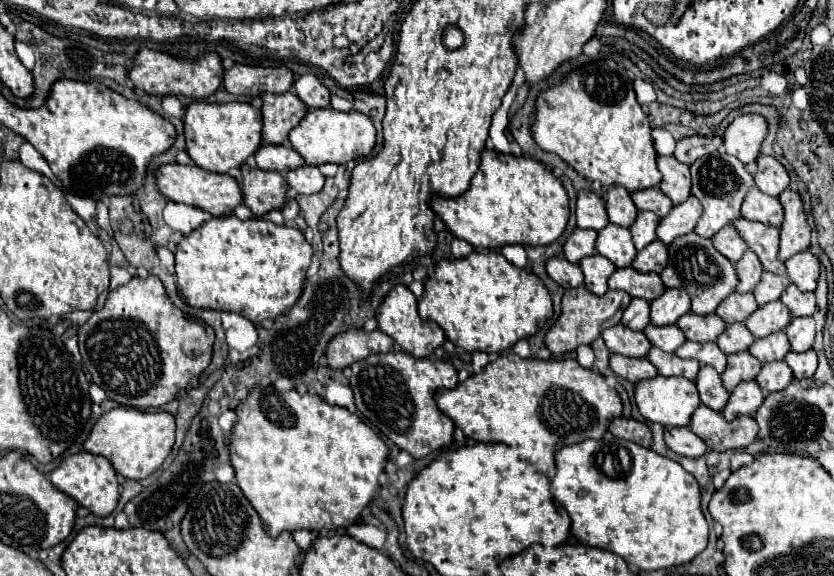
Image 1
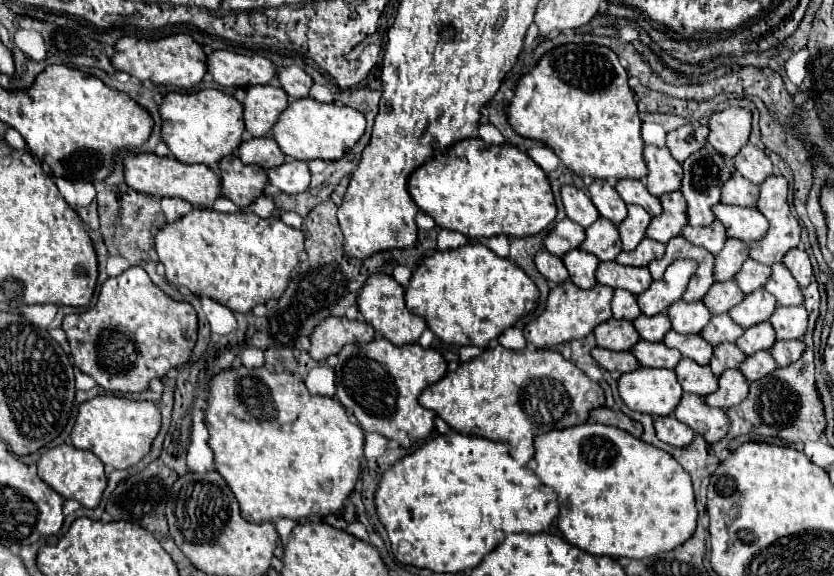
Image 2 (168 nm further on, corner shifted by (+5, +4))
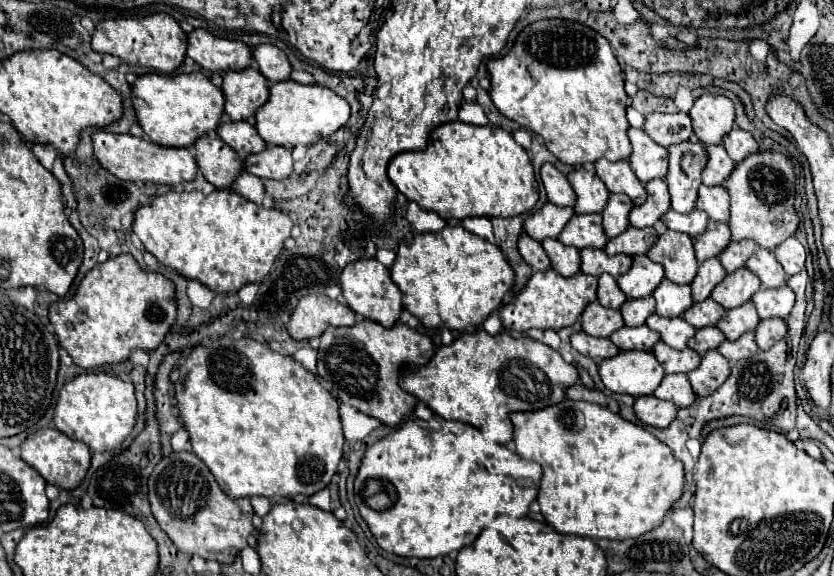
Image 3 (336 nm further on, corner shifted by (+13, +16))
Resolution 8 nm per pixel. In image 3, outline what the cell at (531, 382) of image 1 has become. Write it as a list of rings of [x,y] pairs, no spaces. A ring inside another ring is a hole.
[[[482,328],[458,336],[450,346],[442,346],[428,364],[404,368],[400,376],[400,386],[424,402],[434,414],[446,420],[466,422],[498,444],[512,440],[510,412],[552,406],[576,382],[576,368],[546,344],[528,336],[514,338],[506,332],[492,336]]]

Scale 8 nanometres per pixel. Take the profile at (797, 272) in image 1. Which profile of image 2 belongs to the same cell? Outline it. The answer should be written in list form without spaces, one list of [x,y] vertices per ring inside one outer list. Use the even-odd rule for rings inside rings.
[[[792,248],[790,252],[786,252],[786,256],[784,256],[782,262],[792,272],[792,276],[796,278],[796,282],[800,284],[800,288],[806,288],[810,284],[812,264],[810,264],[808,254],[802,248]]]

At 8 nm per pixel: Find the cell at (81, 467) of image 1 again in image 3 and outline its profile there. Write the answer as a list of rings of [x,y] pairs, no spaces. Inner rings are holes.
[[[40,428],[34,434],[30,434],[20,444],[20,456],[48,484],[54,484],[56,488],[64,488],[64,490],[76,488],[86,476],[86,470],[90,468],[90,450],[86,448],[86,444],[82,444],[80,440],[70,440],[66,434],[58,432],[56,428]]]

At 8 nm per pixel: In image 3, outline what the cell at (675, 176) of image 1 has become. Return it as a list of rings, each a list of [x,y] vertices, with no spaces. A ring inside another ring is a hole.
[[[628,128],[628,138],[632,144],[630,168],[638,180],[648,182],[652,178],[664,178],[668,170],[668,150],[654,144],[654,140],[650,140],[640,128]]]

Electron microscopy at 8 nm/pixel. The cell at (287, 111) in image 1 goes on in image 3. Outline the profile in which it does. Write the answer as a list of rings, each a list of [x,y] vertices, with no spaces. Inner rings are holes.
[[[250,66],[240,72],[226,72],[222,78],[224,92],[224,112],[230,120],[246,120],[268,100],[268,80],[258,72],[256,66]]]

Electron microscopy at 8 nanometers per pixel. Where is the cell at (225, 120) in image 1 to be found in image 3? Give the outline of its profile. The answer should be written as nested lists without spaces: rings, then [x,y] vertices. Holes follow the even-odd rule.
[[[202,72],[138,76],[132,84],[132,106],[144,134],[160,146],[188,148],[196,138],[214,130],[224,116],[224,94]]]

